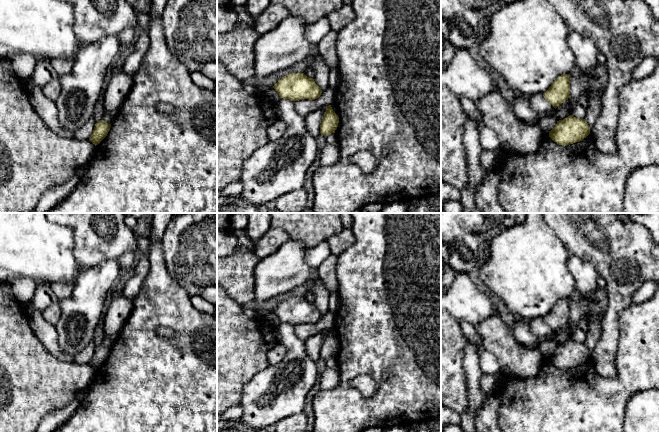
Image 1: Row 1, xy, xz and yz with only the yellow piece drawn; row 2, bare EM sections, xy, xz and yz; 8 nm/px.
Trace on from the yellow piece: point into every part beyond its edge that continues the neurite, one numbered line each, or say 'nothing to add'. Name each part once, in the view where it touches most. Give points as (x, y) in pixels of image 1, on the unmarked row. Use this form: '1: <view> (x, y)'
nothing to add

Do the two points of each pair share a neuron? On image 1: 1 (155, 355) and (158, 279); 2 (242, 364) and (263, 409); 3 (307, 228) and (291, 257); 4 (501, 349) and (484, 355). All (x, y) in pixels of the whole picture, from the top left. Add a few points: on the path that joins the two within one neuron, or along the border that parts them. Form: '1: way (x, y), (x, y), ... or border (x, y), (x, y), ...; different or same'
1: way (151, 336), (151, 310), (158, 303), (158, 298); same
2: border (268, 365), (243, 386), (239, 401); different
3: border (291, 238), (301, 240), (309, 248); different
4: border (478, 333), (482, 344), (495, 357), (499, 371); different

